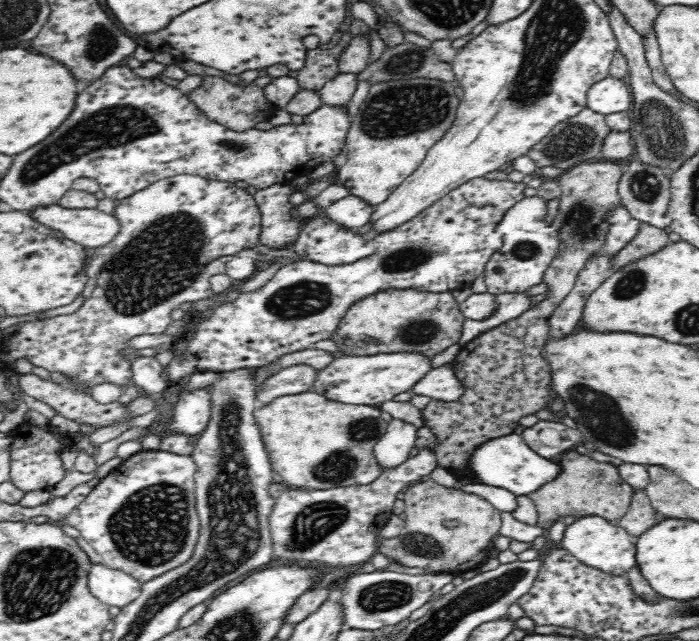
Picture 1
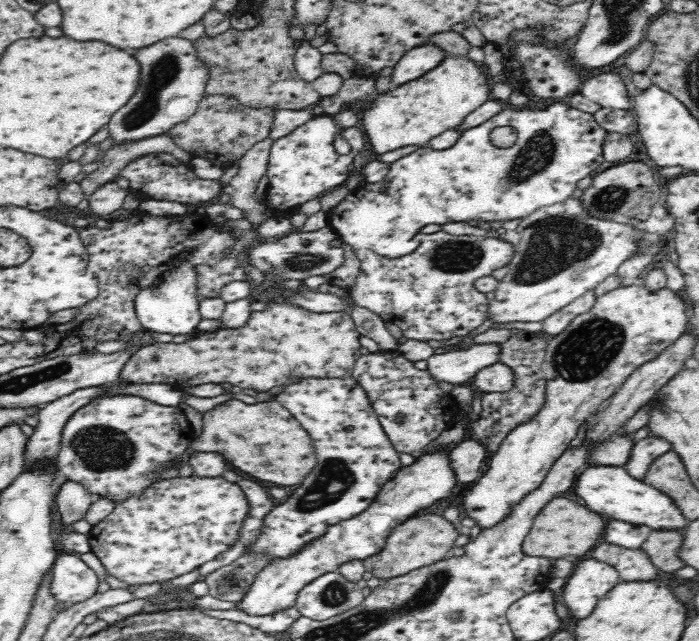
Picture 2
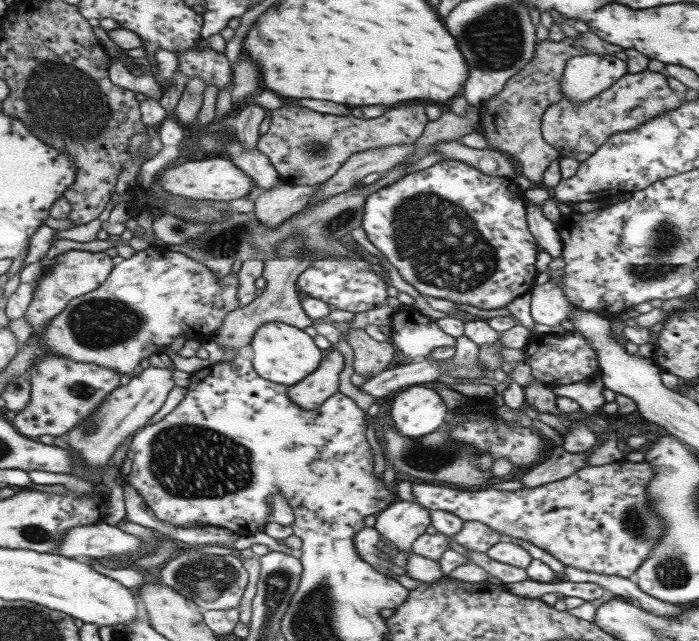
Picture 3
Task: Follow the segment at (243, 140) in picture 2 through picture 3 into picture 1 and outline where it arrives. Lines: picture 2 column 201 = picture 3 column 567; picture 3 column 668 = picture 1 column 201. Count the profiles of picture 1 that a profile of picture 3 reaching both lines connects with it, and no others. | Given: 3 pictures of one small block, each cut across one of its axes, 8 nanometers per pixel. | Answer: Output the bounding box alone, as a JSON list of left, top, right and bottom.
[189,77,277,132]

